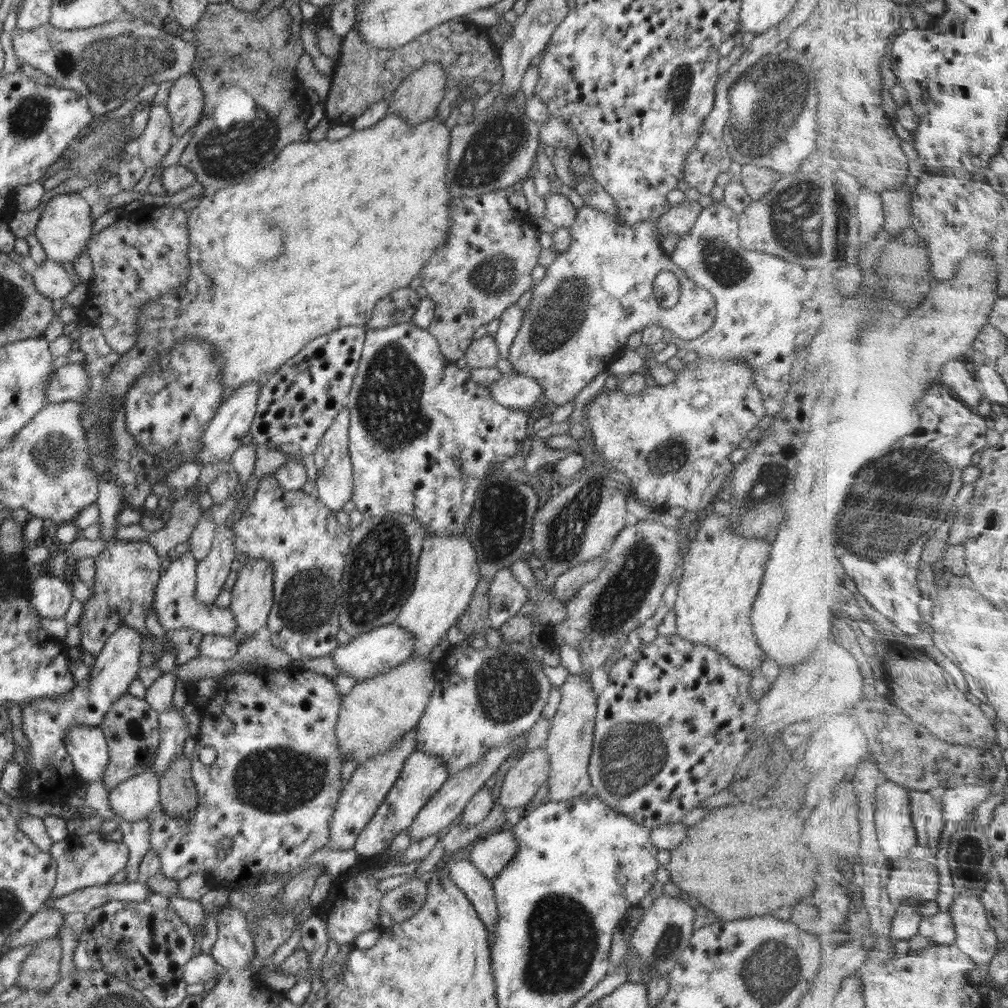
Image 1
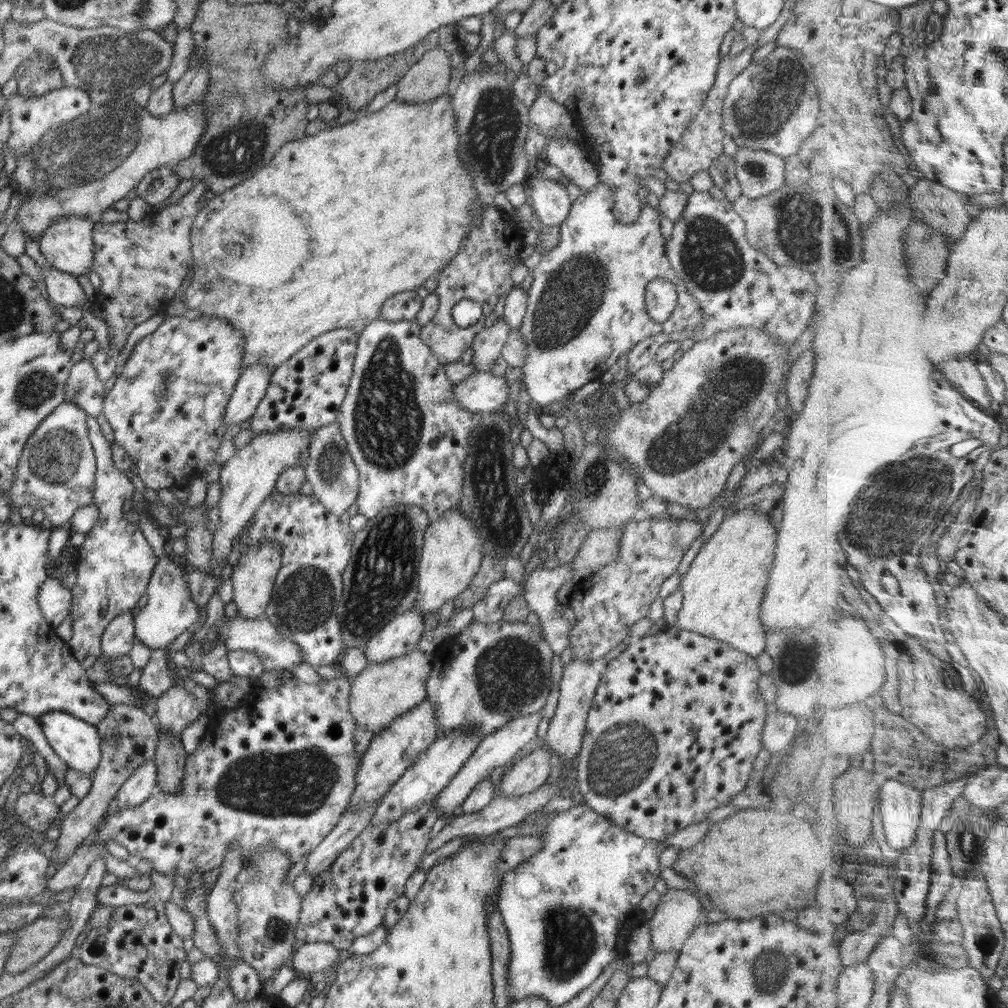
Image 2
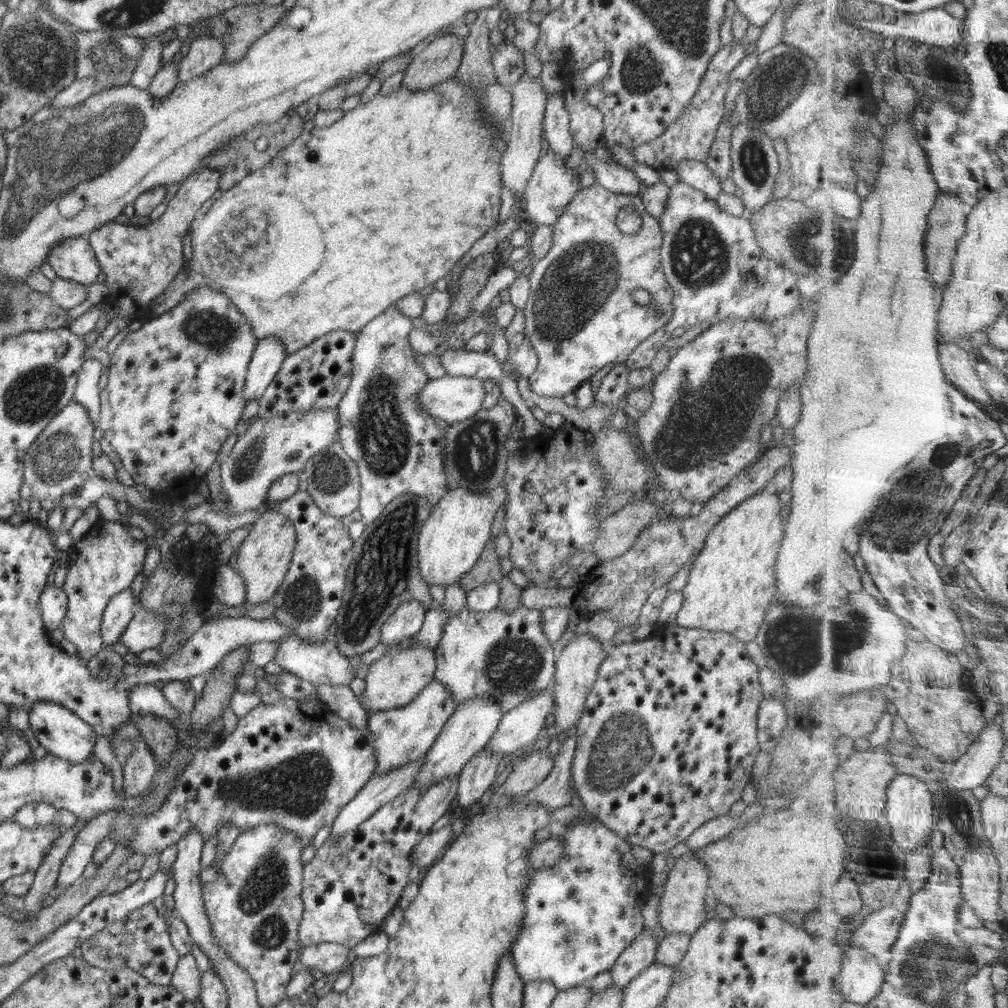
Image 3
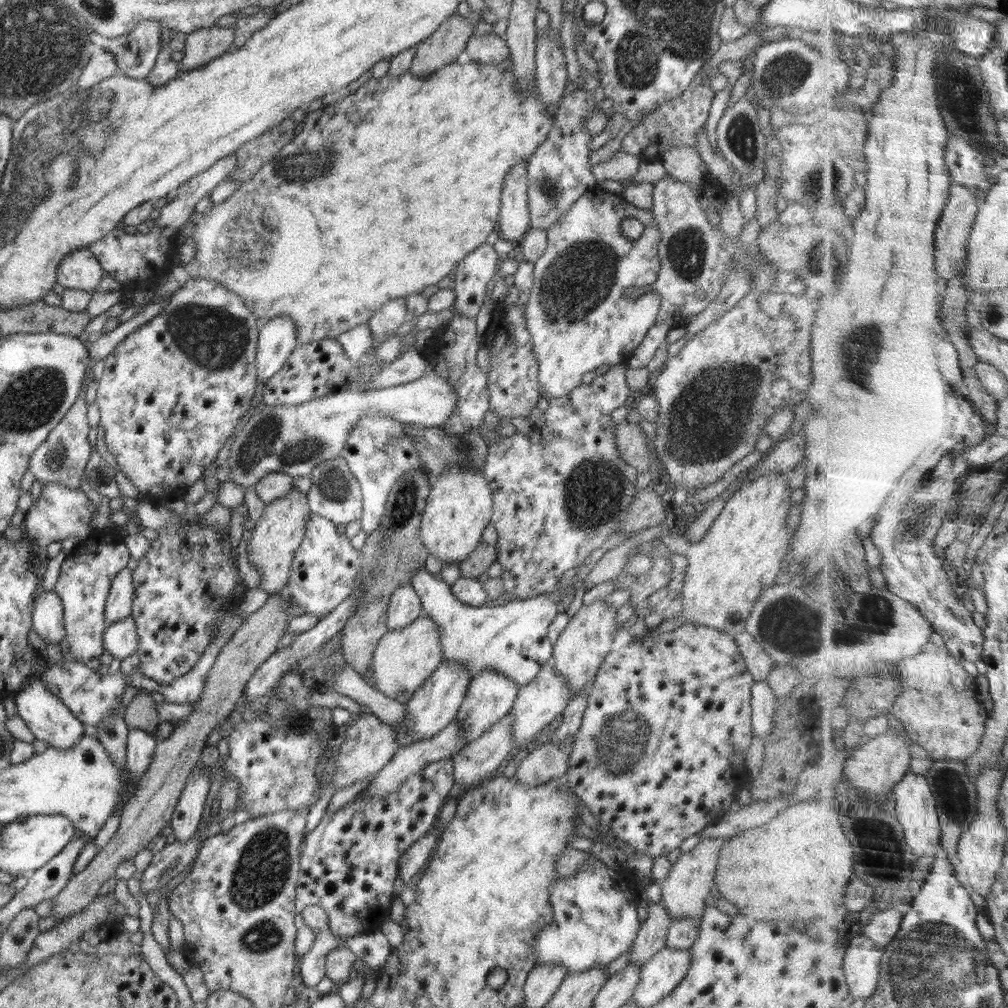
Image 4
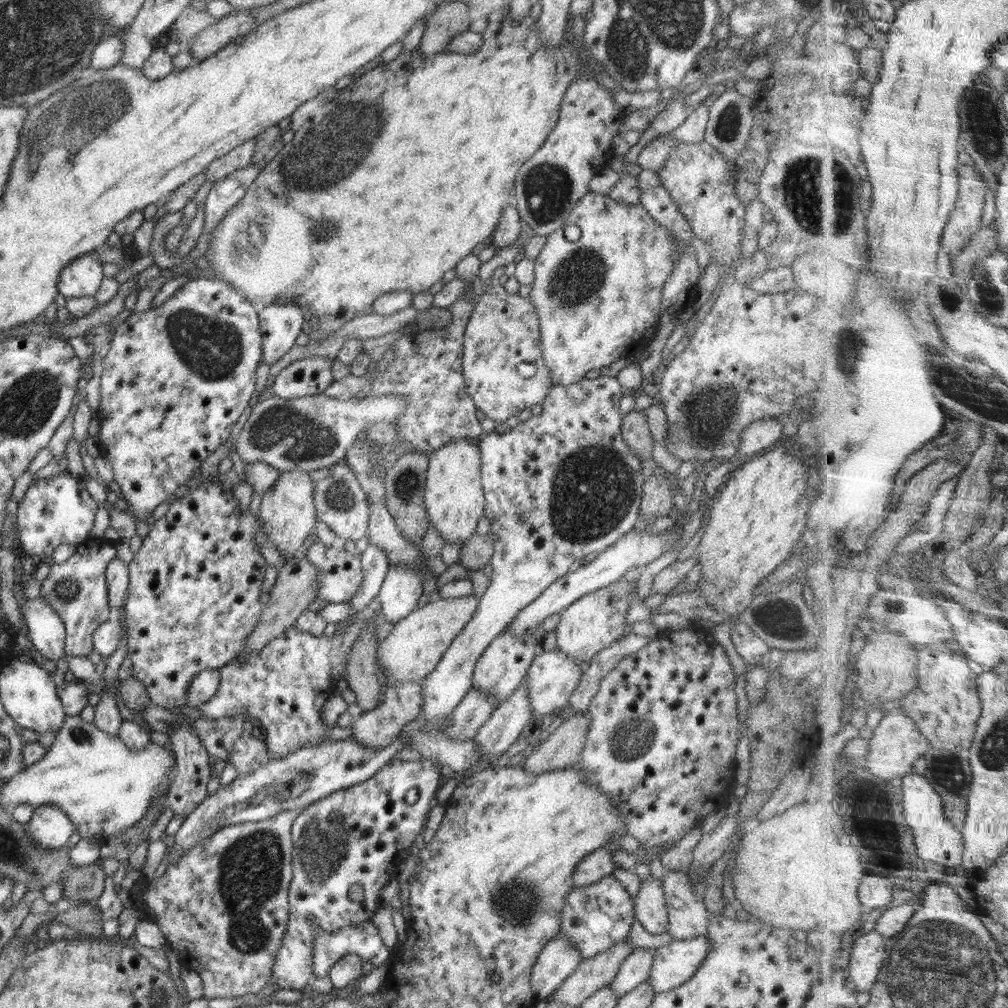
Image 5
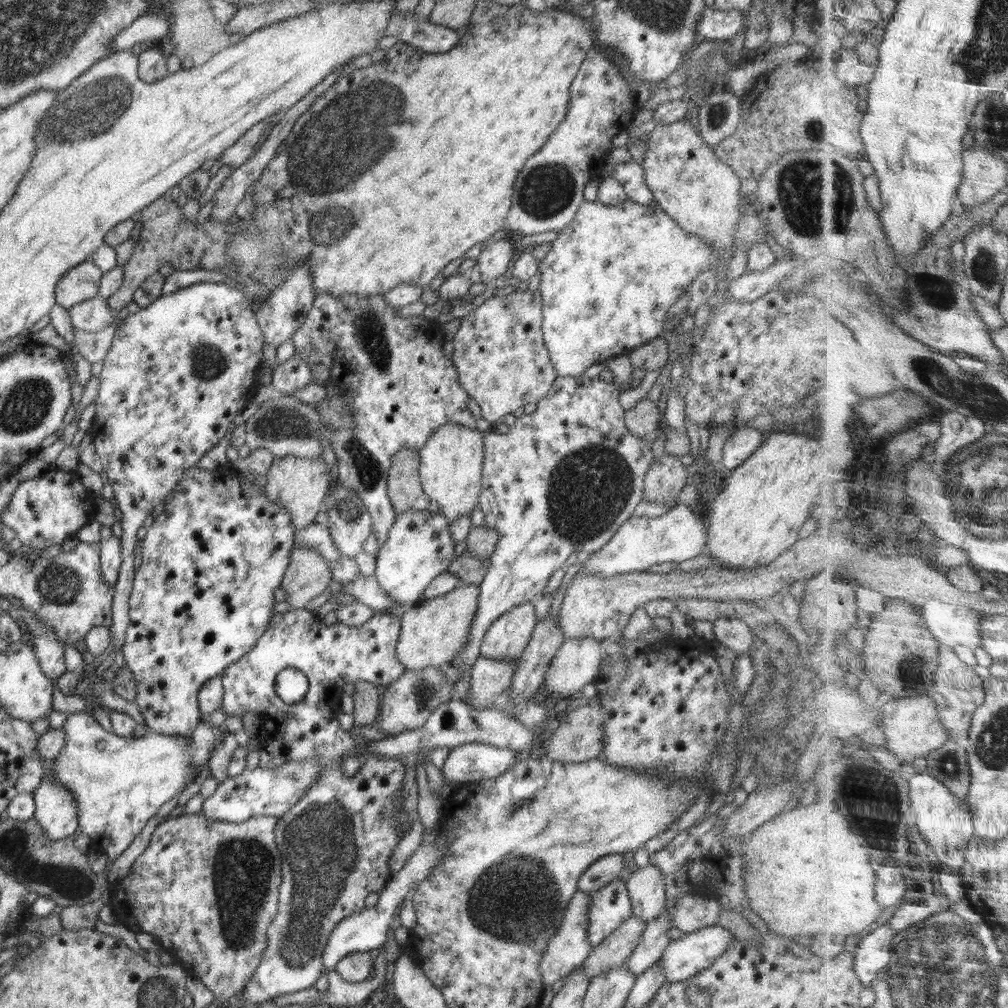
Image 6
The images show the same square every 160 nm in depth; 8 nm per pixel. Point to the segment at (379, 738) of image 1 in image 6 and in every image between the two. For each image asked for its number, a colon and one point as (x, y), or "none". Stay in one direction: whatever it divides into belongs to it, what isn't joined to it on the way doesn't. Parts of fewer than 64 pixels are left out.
2: (382, 692)
3: (393, 681)
4: (403, 659)
5: (410, 652)
6: (433, 632)

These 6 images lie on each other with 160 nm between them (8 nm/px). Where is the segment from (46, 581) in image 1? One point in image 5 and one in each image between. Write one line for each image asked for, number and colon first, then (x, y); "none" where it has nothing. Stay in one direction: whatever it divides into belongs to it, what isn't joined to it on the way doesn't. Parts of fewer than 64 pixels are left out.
2: (54, 600)
3: (53, 601)
4: (47, 617)
5: (46, 631)

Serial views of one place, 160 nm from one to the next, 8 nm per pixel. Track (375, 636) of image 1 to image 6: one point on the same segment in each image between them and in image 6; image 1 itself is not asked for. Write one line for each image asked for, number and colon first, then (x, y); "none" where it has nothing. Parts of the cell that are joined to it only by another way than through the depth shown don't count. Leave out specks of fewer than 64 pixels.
2: (401, 634)
3: (407, 619)
4: (404, 606)
5: (401, 588)
6: (418, 548)

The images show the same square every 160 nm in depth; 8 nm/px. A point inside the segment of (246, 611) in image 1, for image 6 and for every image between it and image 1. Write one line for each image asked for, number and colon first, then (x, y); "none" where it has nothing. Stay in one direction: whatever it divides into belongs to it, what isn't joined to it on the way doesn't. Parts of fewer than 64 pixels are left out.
2: (253, 578)
3: (264, 557)
4: (278, 533)
5: (287, 513)
6: (299, 485)

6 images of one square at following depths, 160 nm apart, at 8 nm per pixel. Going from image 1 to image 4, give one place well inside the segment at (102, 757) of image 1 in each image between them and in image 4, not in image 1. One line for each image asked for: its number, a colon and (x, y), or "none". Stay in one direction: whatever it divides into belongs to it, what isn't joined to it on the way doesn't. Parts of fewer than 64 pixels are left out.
2: (77, 743)
3: (64, 735)
4: (46, 716)

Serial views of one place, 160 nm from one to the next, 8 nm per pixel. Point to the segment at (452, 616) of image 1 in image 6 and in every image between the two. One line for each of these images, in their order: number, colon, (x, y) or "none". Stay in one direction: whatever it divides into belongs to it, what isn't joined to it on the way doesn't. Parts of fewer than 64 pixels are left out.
2: (451, 555)
3: (458, 528)
4: (460, 505)
5: (454, 500)
6: (451, 462)

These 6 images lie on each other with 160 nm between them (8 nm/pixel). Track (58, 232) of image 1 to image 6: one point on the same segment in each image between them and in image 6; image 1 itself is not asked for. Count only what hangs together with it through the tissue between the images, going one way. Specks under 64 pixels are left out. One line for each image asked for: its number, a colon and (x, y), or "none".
2: (67, 245)
3: (73, 259)
4: (80, 270)
5: (82, 277)
6: (81, 283)

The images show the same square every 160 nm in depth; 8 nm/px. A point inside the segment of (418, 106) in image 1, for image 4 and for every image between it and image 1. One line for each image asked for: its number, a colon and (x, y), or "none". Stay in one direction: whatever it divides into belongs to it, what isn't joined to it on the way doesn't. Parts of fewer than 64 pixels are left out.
2: (427, 78)
3: (439, 61)
4: (444, 45)

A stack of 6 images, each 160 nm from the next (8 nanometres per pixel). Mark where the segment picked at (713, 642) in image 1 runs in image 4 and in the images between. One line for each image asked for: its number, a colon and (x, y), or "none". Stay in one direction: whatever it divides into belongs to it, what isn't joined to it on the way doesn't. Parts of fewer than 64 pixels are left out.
2: (723, 589)
3: (732, 582)
4: (738, 557)

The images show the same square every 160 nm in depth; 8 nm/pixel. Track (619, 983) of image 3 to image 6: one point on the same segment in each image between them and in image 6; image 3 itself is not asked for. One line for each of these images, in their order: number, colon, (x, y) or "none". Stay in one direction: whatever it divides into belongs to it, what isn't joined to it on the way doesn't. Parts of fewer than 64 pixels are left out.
4: (651, 937)
5: (650, 907)
6: (646, 886)

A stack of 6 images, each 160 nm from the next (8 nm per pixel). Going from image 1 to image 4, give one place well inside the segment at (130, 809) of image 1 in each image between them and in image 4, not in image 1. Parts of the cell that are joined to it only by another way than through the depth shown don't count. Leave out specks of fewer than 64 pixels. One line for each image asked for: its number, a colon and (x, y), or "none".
2: (142, 783)
3: (139, 770)
4: (141, 746)

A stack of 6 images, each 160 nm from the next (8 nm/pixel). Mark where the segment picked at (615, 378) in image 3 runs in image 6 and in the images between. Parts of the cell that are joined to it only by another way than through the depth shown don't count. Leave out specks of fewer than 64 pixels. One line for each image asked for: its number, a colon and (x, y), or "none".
4: (559, 492)
5: (569, 467)
6: (564, 478)

